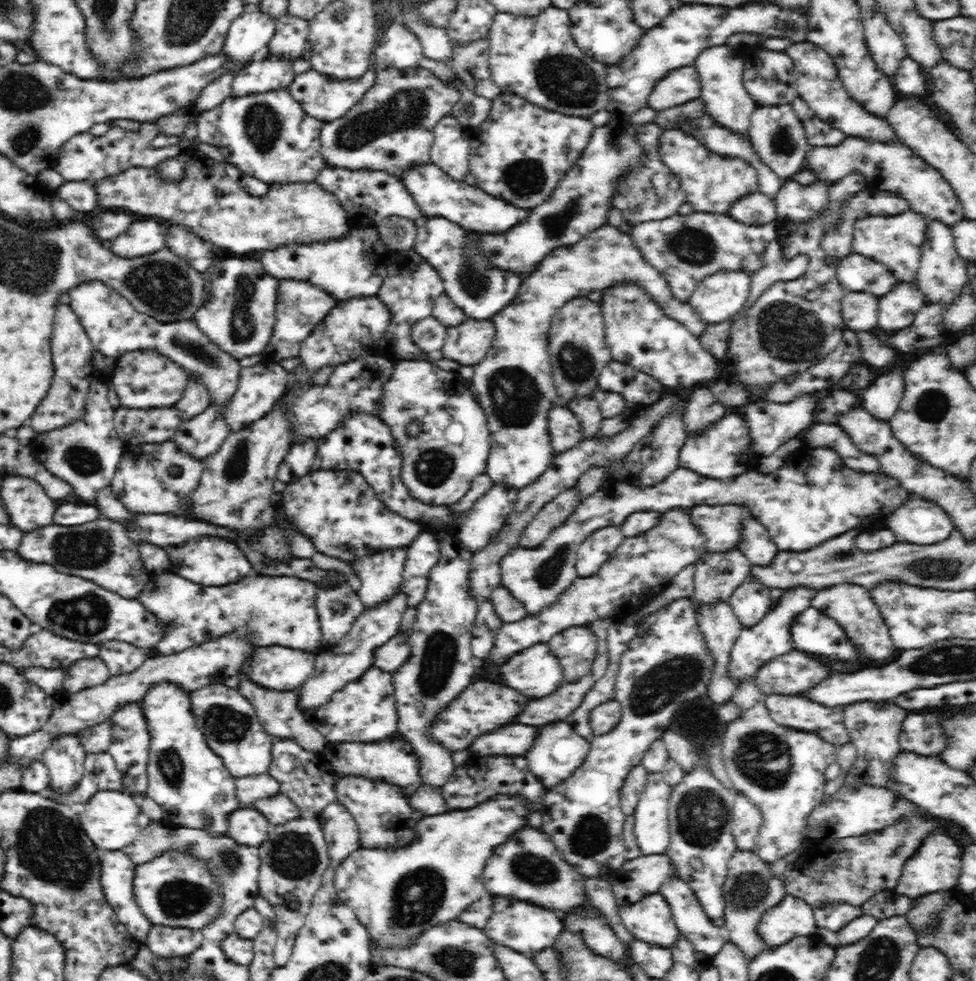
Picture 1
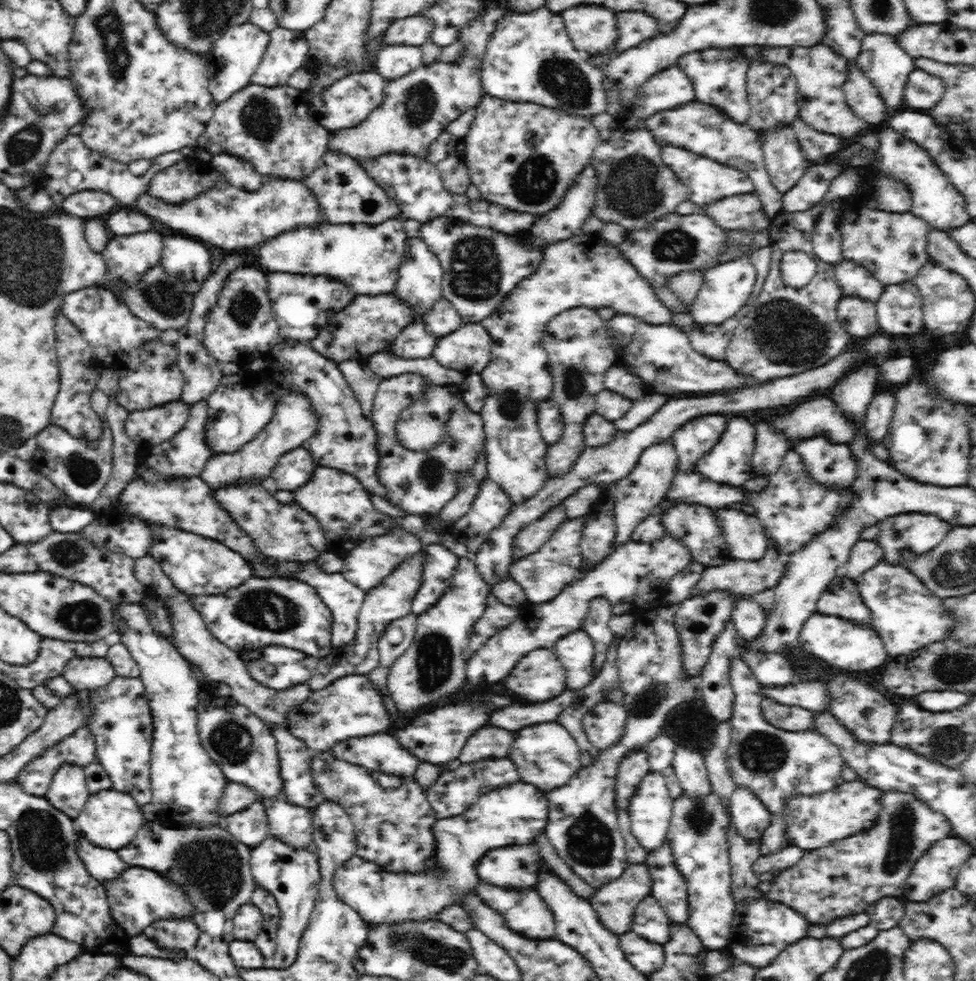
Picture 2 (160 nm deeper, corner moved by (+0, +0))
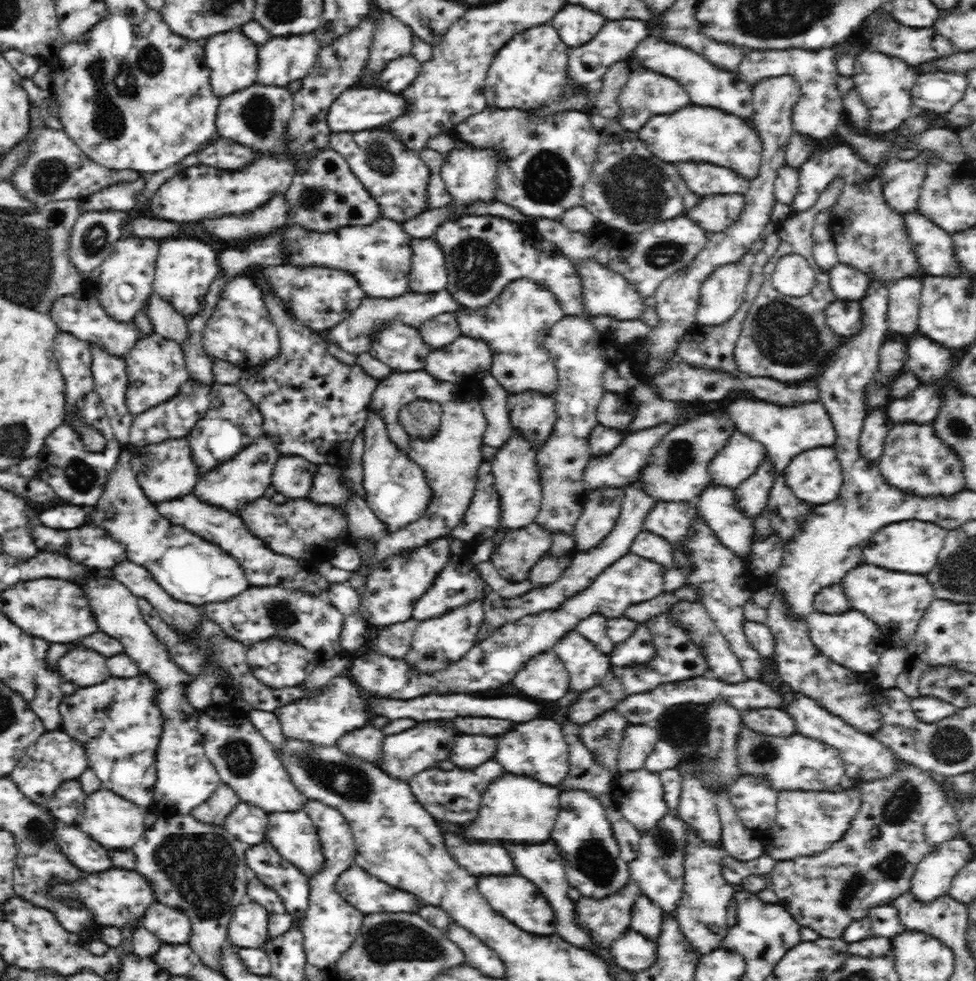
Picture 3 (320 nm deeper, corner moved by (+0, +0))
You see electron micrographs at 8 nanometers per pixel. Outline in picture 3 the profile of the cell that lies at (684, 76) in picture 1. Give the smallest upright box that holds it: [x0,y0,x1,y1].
[616,68,691,132]

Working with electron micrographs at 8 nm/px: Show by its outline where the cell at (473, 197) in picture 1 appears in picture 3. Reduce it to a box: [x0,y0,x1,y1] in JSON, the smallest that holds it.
[328,128,431,223]

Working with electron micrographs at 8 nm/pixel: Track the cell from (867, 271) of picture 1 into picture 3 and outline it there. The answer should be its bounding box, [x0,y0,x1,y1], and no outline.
[828,263,869,301]

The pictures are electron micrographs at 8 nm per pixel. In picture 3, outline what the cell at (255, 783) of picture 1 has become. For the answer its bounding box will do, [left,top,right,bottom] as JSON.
[192,784,240,825]

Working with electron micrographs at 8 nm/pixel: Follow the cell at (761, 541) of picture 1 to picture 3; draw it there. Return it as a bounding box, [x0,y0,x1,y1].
[695,485,755,558]

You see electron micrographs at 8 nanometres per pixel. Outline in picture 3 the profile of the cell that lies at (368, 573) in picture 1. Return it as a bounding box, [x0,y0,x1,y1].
[367,369,488,572]

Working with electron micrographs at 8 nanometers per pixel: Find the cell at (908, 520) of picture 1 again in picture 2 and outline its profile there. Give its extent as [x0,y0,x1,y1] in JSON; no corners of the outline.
[874,513,952,561]

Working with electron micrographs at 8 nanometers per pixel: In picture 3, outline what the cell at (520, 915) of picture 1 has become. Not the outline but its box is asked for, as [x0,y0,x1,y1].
[476,874,556,936]

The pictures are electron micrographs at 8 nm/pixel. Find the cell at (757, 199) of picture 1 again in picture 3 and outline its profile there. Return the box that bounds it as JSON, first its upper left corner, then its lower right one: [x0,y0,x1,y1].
[681,194,745,233]

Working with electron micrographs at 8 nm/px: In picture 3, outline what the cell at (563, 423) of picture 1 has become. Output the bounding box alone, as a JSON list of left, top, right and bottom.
[506,391,556,448]

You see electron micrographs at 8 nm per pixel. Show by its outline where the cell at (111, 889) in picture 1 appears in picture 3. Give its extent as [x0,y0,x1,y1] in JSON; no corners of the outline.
[56,824,112,872]

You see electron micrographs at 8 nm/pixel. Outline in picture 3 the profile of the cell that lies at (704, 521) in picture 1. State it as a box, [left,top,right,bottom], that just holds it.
[643,501,700,567]

